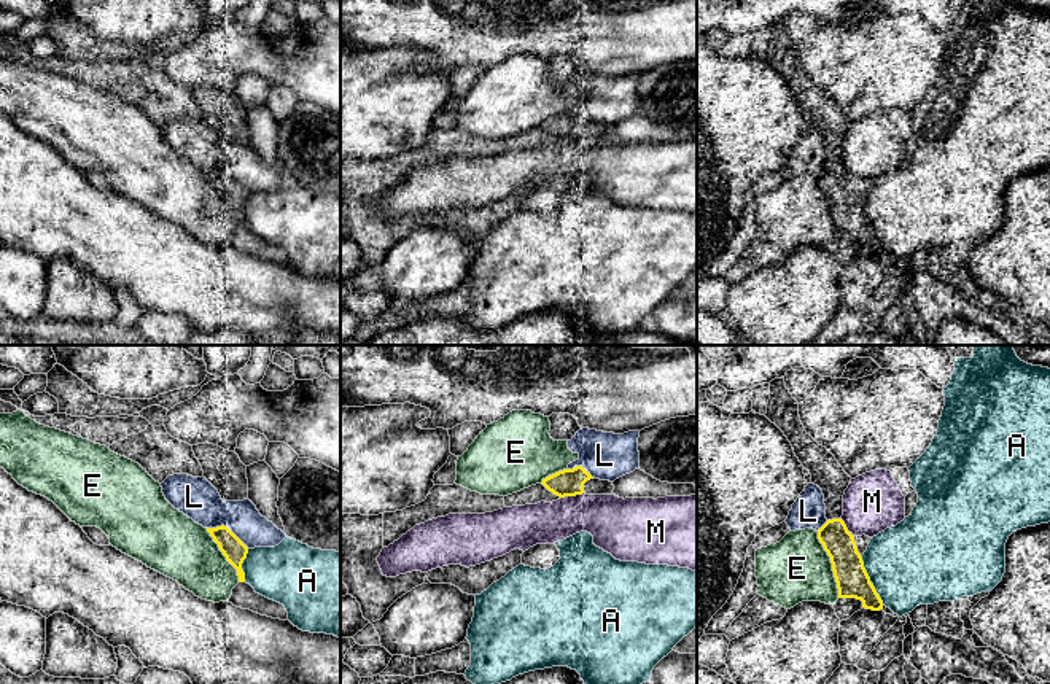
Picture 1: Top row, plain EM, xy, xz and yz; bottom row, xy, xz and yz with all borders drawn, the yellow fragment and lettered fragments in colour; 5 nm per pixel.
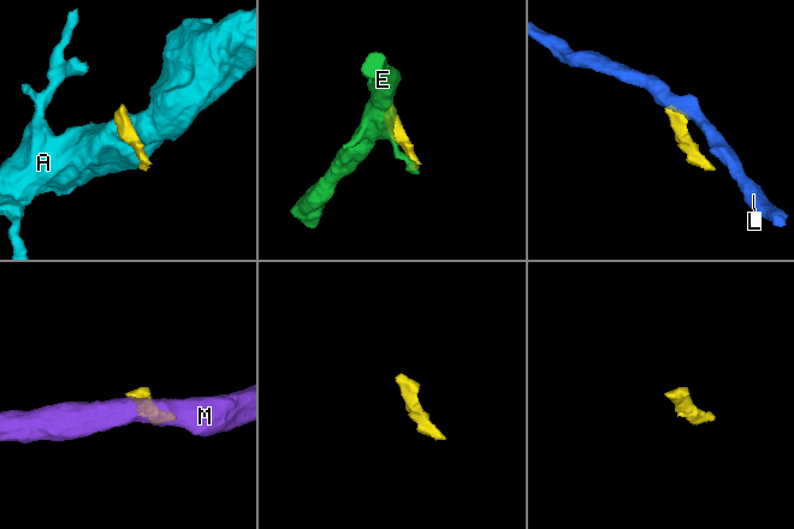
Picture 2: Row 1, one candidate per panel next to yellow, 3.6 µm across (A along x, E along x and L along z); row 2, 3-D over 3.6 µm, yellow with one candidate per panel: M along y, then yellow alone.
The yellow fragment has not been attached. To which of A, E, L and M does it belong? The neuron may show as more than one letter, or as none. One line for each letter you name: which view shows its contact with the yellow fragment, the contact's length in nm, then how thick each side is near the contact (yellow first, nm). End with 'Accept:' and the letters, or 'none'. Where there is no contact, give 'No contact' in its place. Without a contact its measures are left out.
Accept: none

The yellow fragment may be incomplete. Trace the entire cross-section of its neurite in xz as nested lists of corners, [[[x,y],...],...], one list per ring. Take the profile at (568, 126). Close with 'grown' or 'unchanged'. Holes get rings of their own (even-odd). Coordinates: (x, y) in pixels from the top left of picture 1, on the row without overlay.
[[[582,110],[558,115],[541,126],[554,138],[576,140],[576,138],[612,138],[614,129],[609,124],[600,124],[590,119]]]; grown

